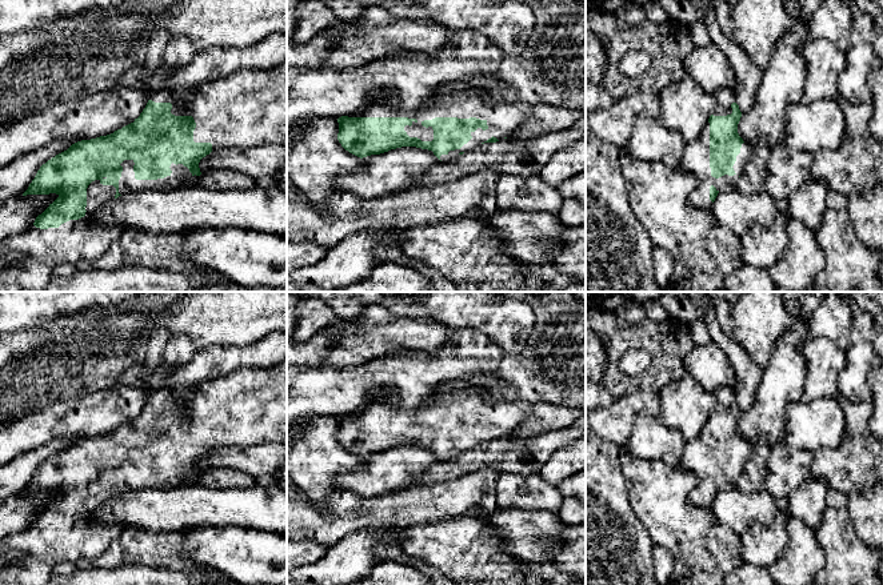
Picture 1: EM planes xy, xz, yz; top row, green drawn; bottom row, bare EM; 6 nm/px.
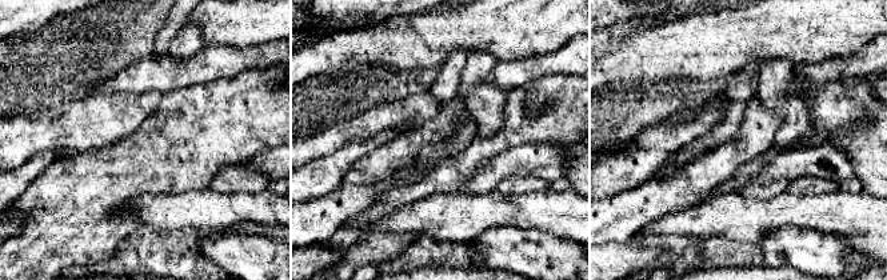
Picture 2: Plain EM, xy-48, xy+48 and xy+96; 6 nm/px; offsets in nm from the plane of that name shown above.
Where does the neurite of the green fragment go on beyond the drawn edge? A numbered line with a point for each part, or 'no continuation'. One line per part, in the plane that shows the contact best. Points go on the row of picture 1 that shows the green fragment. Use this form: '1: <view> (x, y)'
1: xz (503, 117)

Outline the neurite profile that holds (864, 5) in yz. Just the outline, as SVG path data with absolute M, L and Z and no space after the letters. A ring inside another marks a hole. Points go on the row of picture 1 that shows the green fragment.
M847 0L855 9L867 12L872 16L874 27L874 39L872 49L876 56L883 61L883 12L882 8L872 0Z

